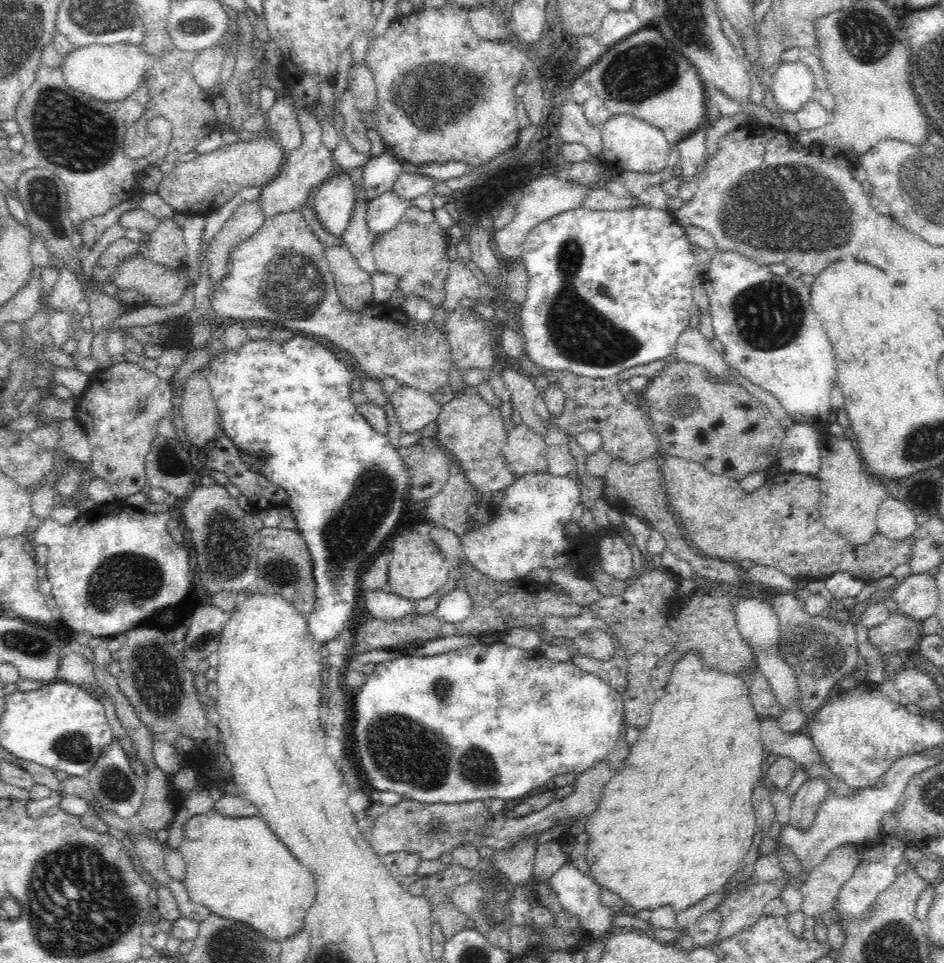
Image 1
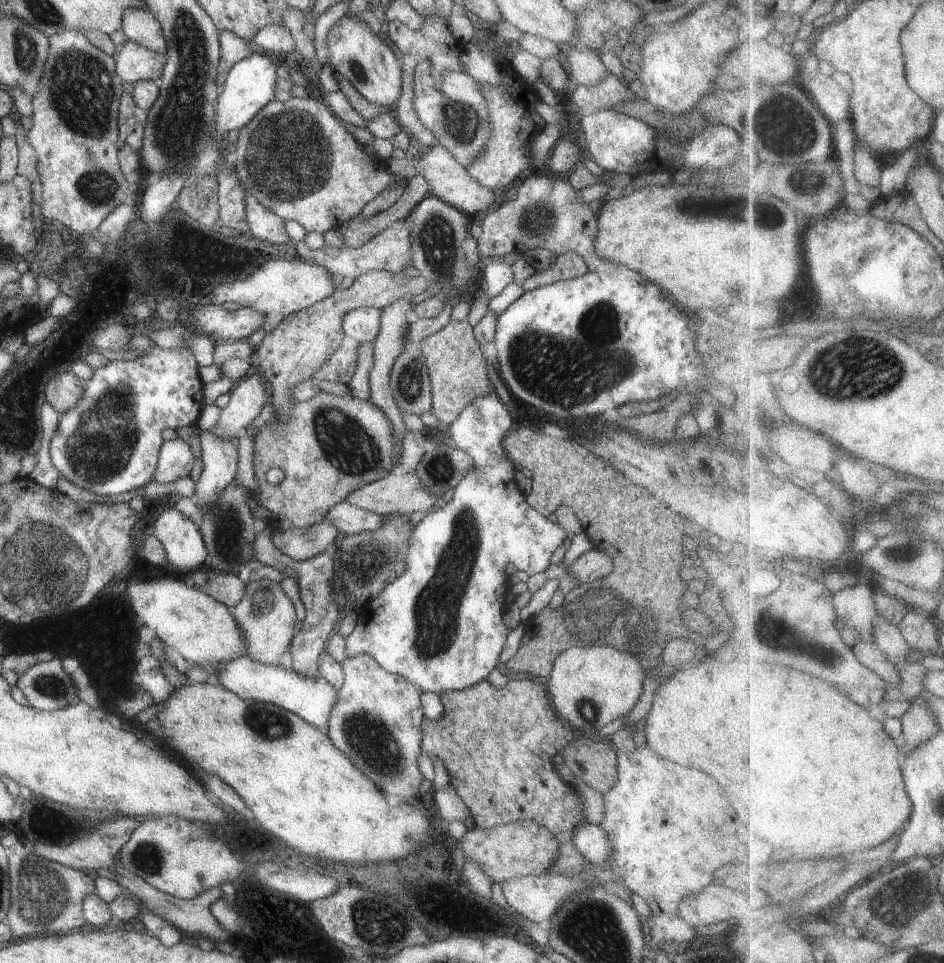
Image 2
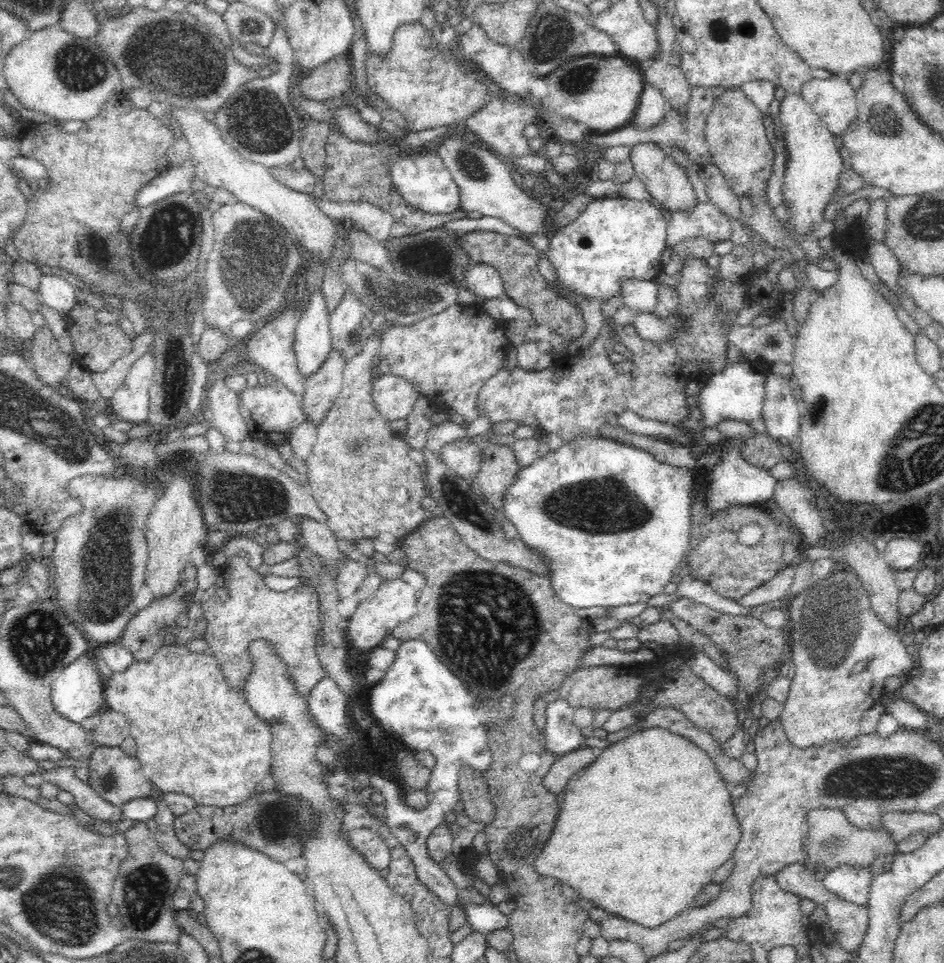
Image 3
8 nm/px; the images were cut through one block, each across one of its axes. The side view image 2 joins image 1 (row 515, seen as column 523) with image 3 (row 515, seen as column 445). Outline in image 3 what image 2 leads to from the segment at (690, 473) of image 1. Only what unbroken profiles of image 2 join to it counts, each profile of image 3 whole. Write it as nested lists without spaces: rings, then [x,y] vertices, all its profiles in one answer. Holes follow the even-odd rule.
[[[697,469],[698,480],[692,488],[691,533],[689,552],[685,559],[685,565],[688,566],[686,573],[707,582],[719,596],[737,601],[786,568],[782,562],[783,545],[788,540],[795,548],[799,548],[802,544],[802,532],[798,530],[797,533],[790,534],[778,522],[768,518],[769,515],[764,511],[765,506],[758,503],[709,512],[705,505],[706,474],[708,472]],[[745,524],[760,524],[764,528],[763,536],[755,546],[742,545],[738,541],[738,531]]]

